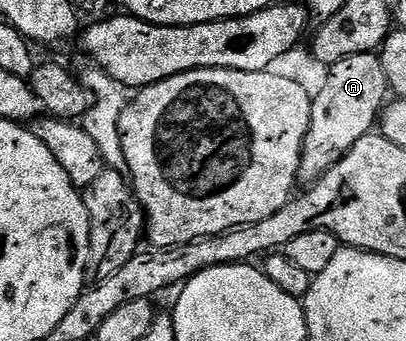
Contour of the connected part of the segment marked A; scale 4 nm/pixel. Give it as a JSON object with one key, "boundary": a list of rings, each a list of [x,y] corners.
{"boundary":[[[356,53],[352,57],[344,57],[344,61],[333,64],[329,68],[326,80],[322,88],[312,95],[310,105],[310,120],[308,121],[308,133],[304,137],[302,156],[300,157],[300,169],[298,170],[299,180],[303,184],[315,183],[336,161],[340,161],[360,141],[360,137],[371,134],[375,130],[376,120],[381,116],[387,102],[390,86],[384,77],[384,65],[378,60],[374,53]]]}

